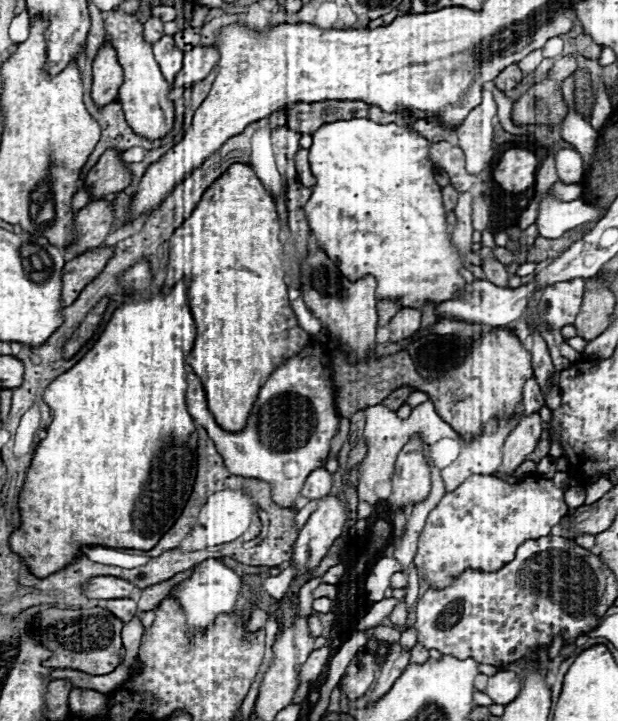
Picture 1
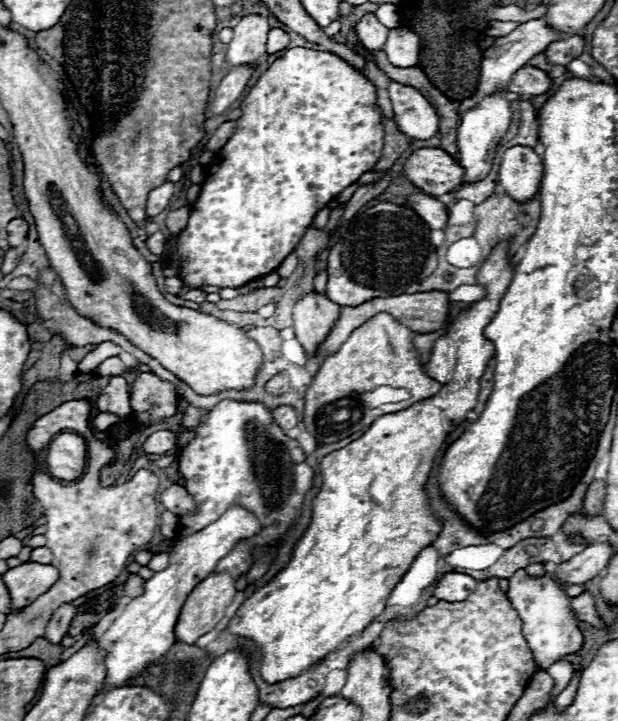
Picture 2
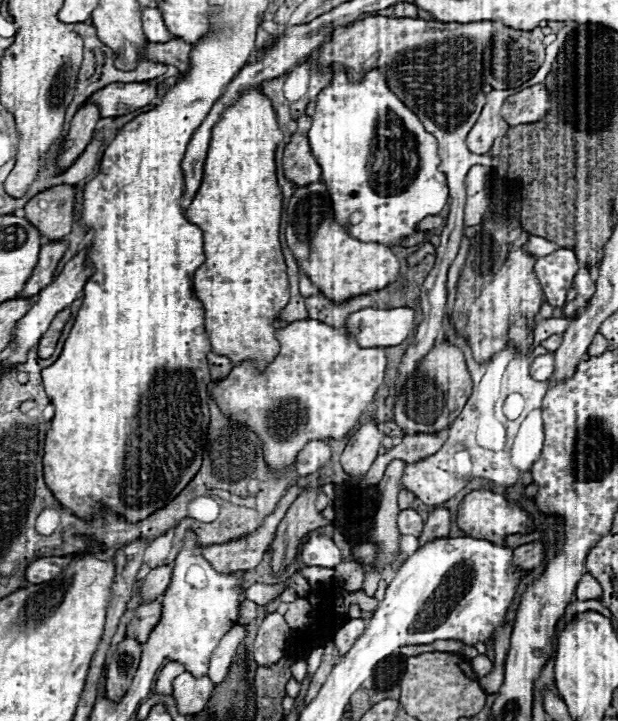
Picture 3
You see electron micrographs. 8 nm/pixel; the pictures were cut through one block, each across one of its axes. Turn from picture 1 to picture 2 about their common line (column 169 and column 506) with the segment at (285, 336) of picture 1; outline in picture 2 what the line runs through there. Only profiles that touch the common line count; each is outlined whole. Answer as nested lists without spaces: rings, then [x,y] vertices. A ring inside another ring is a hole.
[[[506,242],[500,244],[478,270],[476,282],[486,288],[486,296],[464,310],[450,324],[448,334],[438,338],[432,348],[426,374],[442,384],[440,392],[392,416],[386,414],[378,418],[358,440],[322,458],[322,486],[312,500],[312,518],[302,538],[294,544],[288,564],[270,582],[254,588],[248,600],[244,600],[238,612],[228,620],[226,630],[230,634],[252,642],[252,652],[260,656],[258,672],[268,684],[296,678],[326,654],[336,652],[346,638],[362,632],[378,614],[382,614],[384,606],[378,604],[388,600],[392,588],[402,580],[414,558],[436,540],[442,524],[434,518],[432,510],[428,510],[424,482],[428,480],[444,438],[466,418],[468,410],[474,410],[480,376],[494,356],[494,344],[484,338],[484,328],[494,320],[514,274],[504,246]]]

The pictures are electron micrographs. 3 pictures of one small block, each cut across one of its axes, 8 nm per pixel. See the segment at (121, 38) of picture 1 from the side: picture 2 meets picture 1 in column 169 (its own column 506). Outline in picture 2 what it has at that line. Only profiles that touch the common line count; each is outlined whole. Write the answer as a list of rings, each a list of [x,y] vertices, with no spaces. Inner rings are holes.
[[[502,86],[494,94],[488,94],[486,98],[478,102],[476,108],[466,110],[460,120],[458,138],[456,138],[456,144],[458,144],[456,160],[464,168],[464,184],[482,180],[492,168],[498,144],[508,132],[510,122],[512,122],[512,106],[510,106],[510,100],[506,100],[506,92],[508,92],[508,86]]]

